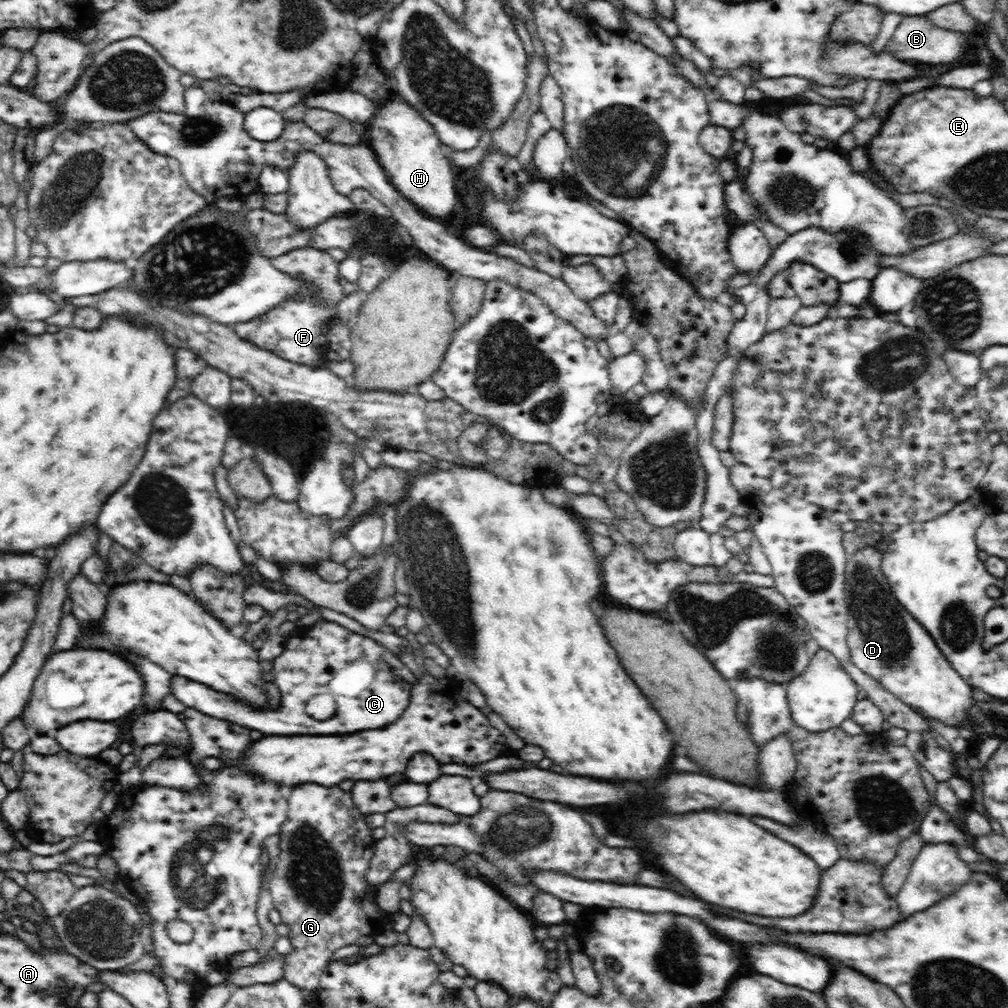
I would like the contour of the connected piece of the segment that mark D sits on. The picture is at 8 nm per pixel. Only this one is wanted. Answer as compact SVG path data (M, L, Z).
M868 545L868 548L859 548L854 554L847 555L845 566L845 595L847 598L847 638L846 643L850 647L850 661L856 667L878 680L886 691L890 691L899 700L902 700L911 709L920 709L928 717L938 719L948 726L955 726L960 732L970 732L971 726L963 726L964 720L968 720L968 710L972 708L971 687L956 673L952 663L944 657L932 635L922 627L922 624L912 617L896 600L888 579L880 569L882 553L876 546Z

